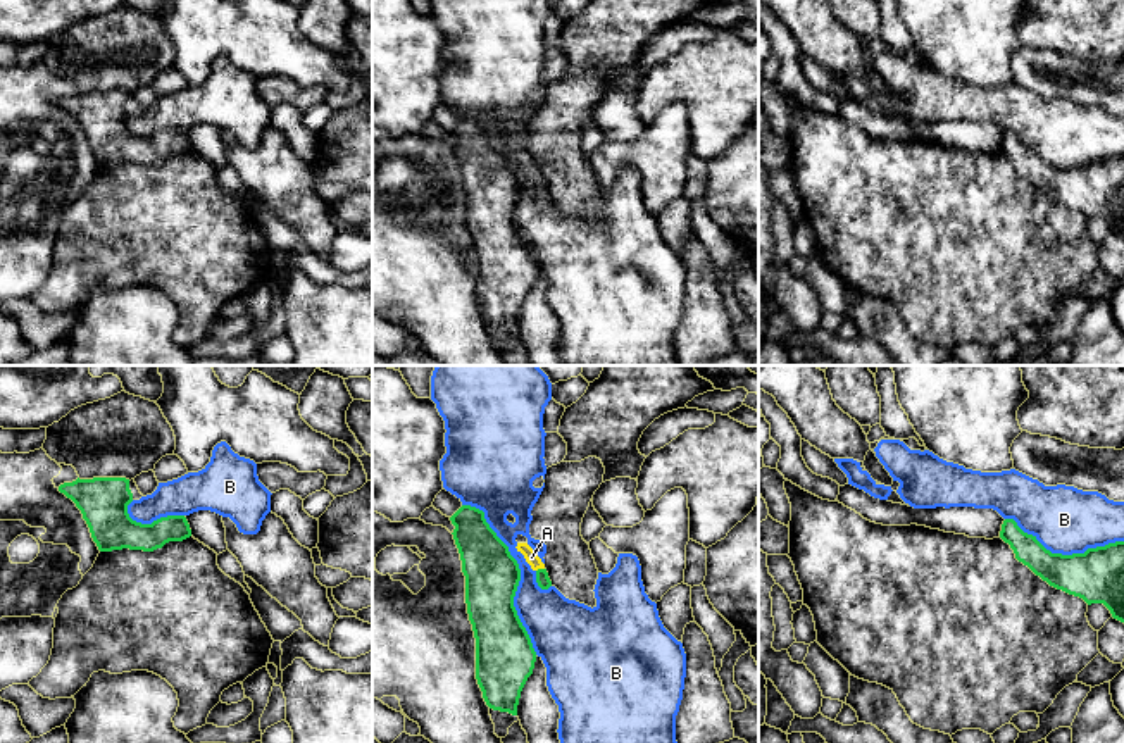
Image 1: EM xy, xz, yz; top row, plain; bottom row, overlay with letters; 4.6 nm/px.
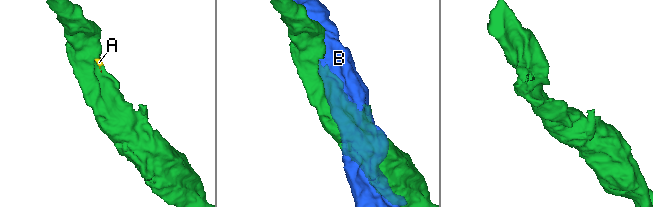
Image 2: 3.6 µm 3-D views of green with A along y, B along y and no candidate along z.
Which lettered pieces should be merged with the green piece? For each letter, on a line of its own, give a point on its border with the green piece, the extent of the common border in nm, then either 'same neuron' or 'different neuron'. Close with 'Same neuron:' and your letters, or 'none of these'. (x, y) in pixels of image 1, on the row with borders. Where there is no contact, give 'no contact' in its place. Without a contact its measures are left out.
A: xz (540, 569) | 40 nm | same neuron
B: xz (519, 573) | 800 nm | different neuron
Same neuron: A

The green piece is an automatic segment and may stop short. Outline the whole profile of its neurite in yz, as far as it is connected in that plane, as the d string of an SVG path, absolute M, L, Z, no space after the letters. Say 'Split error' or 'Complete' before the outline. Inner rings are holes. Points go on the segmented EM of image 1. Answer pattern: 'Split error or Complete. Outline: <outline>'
Complete. Outline: M1005 519L1000 538L1015 559L1050 586L1083 598L1088 605L1103 603L1114 619L1124 622L1124 541L1088 548L1084 553L1052 553L1014 519Z

